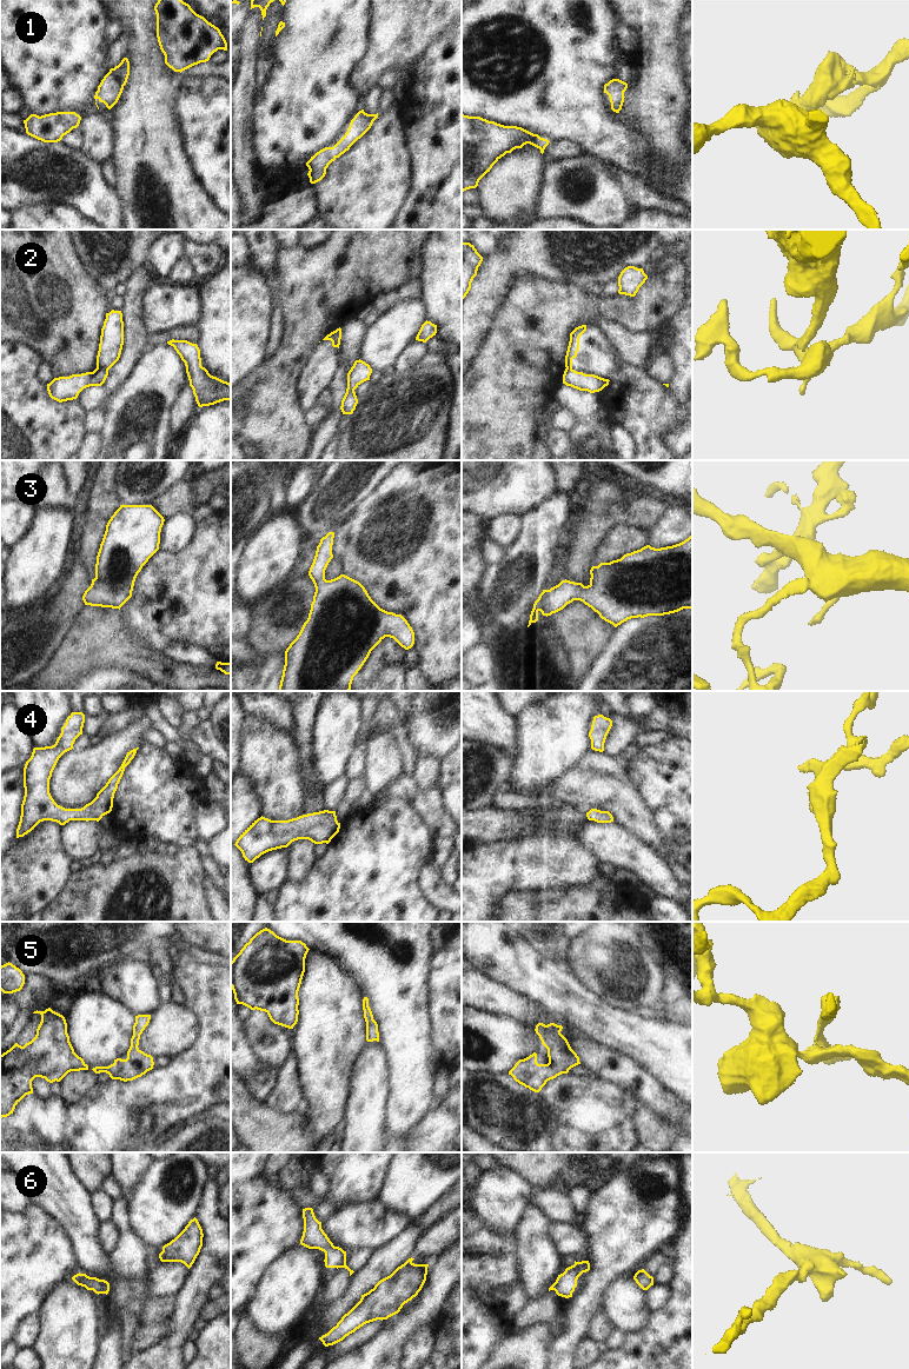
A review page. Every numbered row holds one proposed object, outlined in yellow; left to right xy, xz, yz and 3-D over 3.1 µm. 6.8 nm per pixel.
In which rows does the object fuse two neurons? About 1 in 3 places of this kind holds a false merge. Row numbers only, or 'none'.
2

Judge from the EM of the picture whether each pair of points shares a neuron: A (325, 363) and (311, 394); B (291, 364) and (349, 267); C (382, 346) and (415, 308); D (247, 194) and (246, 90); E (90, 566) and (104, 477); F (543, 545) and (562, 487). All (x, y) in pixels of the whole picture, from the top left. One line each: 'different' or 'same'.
A: same
B: same
C: same
D: same
E: same
F: different

